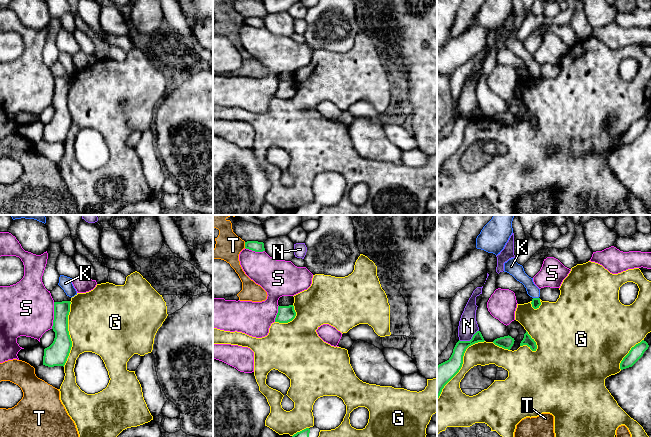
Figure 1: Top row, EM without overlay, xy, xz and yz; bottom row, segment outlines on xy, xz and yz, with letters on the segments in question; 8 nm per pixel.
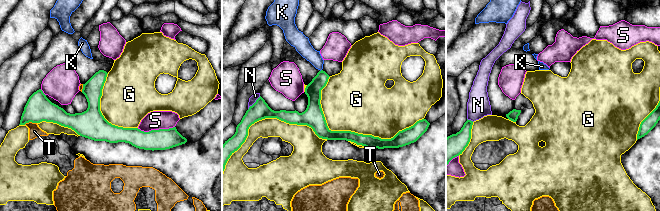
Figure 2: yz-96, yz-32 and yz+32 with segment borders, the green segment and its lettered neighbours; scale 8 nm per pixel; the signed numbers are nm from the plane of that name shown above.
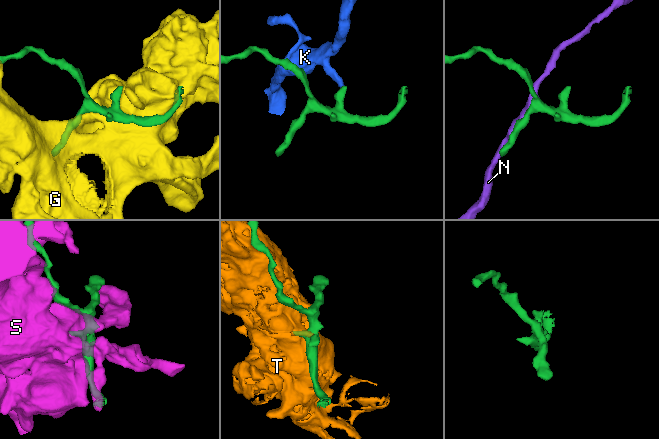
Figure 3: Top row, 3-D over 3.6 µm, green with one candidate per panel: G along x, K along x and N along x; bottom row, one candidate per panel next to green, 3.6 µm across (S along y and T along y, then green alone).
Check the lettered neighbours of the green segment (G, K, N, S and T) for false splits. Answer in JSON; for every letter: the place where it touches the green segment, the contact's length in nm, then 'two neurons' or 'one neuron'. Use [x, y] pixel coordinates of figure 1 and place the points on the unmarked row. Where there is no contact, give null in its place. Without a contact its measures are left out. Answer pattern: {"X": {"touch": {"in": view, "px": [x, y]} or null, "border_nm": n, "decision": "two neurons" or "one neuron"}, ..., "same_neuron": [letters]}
{"G": {"touch": {"in": "yz", "px": [461, 141]}, "border_nm": 600, "decision": "two neurons"}, "K": {"touch": {"in": "yz", "px": [536, 74]}, "border_nm": 50, "decision": "two neurons"}, "N": {"touch": {"in": "yz", "px": [470, 116]}, "border_nm": 180, "decision": "two neurons"}, "S": {"touch": {"in": "xy", "px": [54, 91]}, "border_nm": 220, "decision": "two neurons"}, "T": {"touch": {"in": "xz", "px": [245, 21]}, "border_nm": 50, "decision": "two neurons"}, "same_neuron": []}

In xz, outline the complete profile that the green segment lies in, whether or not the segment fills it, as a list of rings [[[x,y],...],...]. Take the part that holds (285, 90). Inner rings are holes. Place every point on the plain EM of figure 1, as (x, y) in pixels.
[[[293,81],[278,82],[278,89],[275,94],[275,98],[288,99],[292,97],[296,92]]]

